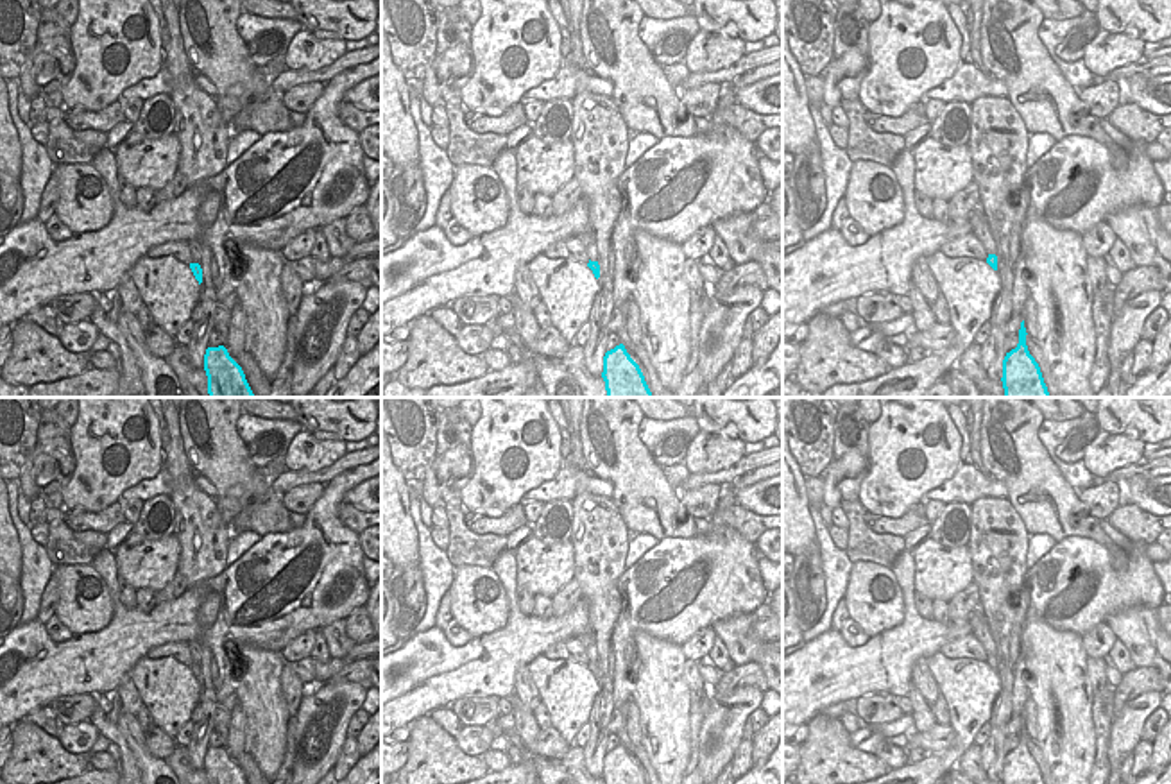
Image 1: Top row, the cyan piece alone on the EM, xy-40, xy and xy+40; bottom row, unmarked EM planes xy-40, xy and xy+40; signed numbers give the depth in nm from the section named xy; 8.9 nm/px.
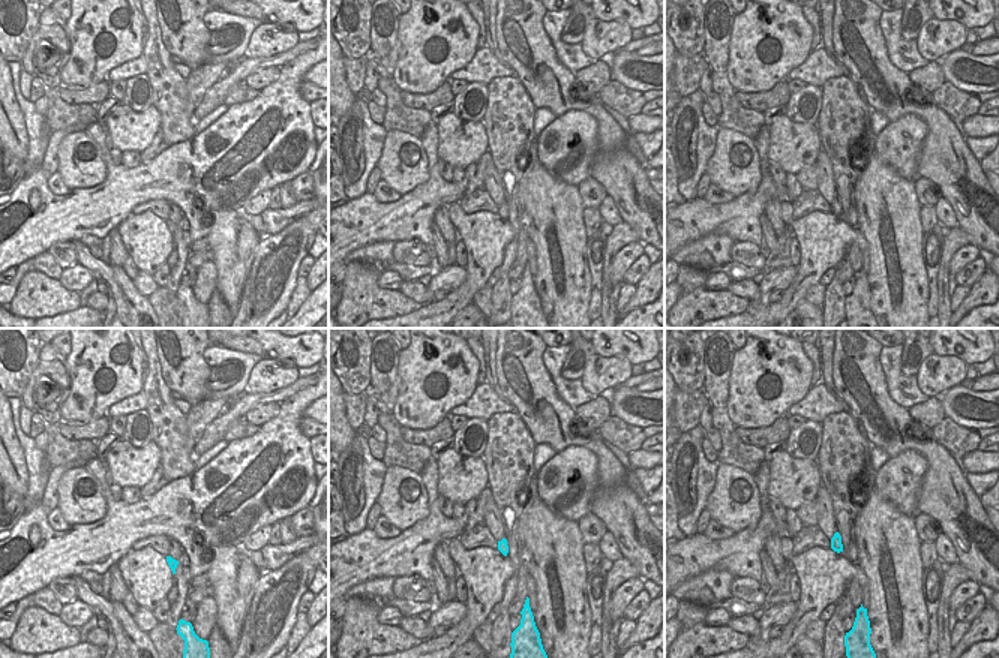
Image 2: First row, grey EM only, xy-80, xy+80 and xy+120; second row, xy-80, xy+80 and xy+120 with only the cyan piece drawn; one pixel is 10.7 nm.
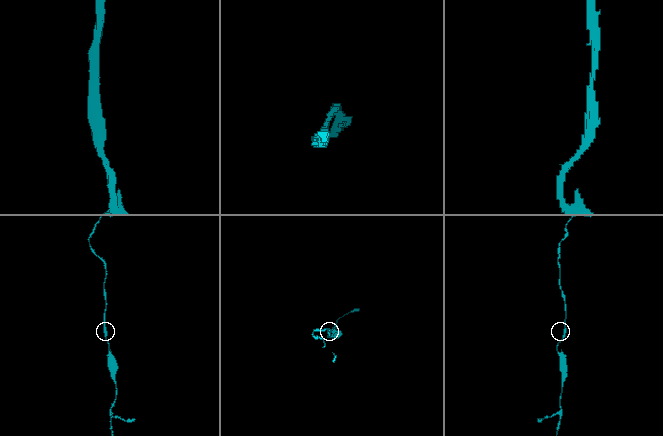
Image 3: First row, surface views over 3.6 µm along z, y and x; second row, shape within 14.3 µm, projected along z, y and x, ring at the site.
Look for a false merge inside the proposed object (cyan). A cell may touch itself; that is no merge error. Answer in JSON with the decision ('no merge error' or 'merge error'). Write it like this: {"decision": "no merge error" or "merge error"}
{"decision": "no merge error"}

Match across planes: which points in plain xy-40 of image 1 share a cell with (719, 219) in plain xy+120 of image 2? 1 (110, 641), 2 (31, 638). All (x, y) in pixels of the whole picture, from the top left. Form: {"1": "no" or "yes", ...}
{"1": "yes", "2": "yes"}

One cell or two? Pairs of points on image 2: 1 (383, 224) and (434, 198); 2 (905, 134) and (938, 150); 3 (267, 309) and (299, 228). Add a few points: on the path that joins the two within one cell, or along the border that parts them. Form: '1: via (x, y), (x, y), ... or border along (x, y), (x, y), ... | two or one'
1: via (395, 222), (405, 219), (422, 203) | one
2: border along (906, 113), (926, 125), (918, 176) | two
3: via (269, 290), (276, 260), (288, 248) | one

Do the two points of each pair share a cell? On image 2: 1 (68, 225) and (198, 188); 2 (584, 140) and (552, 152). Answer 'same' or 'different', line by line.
1: same
2: same

